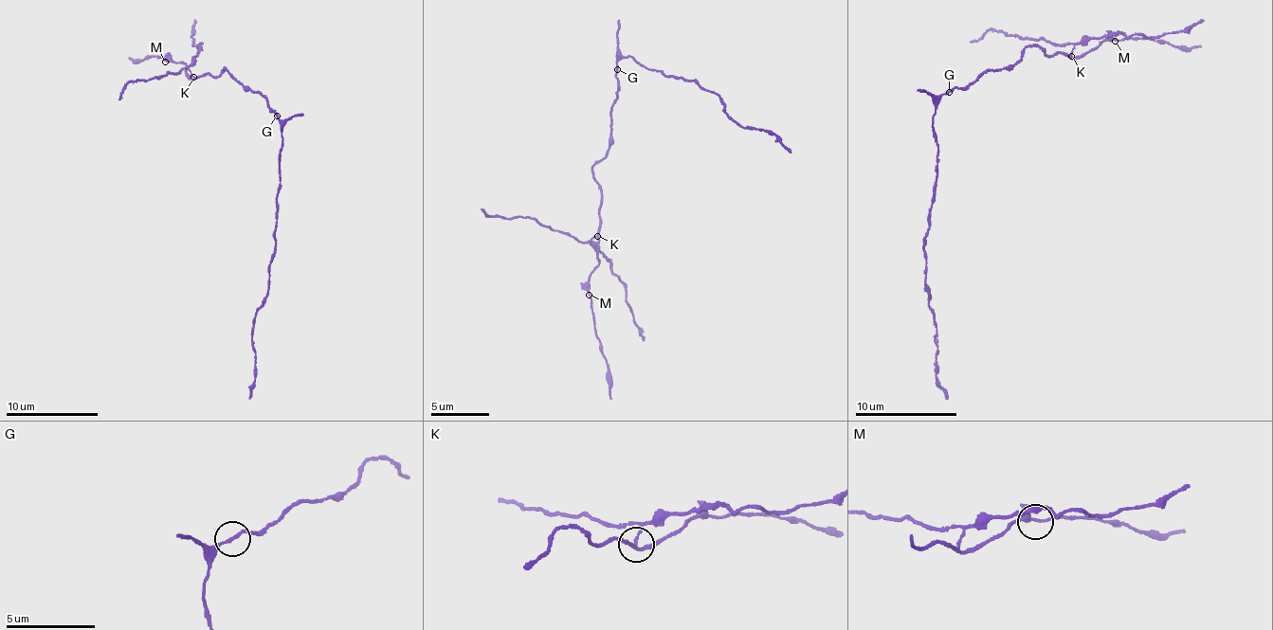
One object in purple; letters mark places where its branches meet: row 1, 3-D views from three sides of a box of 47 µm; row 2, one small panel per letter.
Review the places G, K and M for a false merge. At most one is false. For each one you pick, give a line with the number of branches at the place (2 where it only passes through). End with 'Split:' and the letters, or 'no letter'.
K: branches 3
Split: K

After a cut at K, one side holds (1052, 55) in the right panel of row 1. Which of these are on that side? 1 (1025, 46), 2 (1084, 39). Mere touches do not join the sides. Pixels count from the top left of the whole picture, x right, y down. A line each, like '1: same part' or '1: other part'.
1: same part
2: other part

